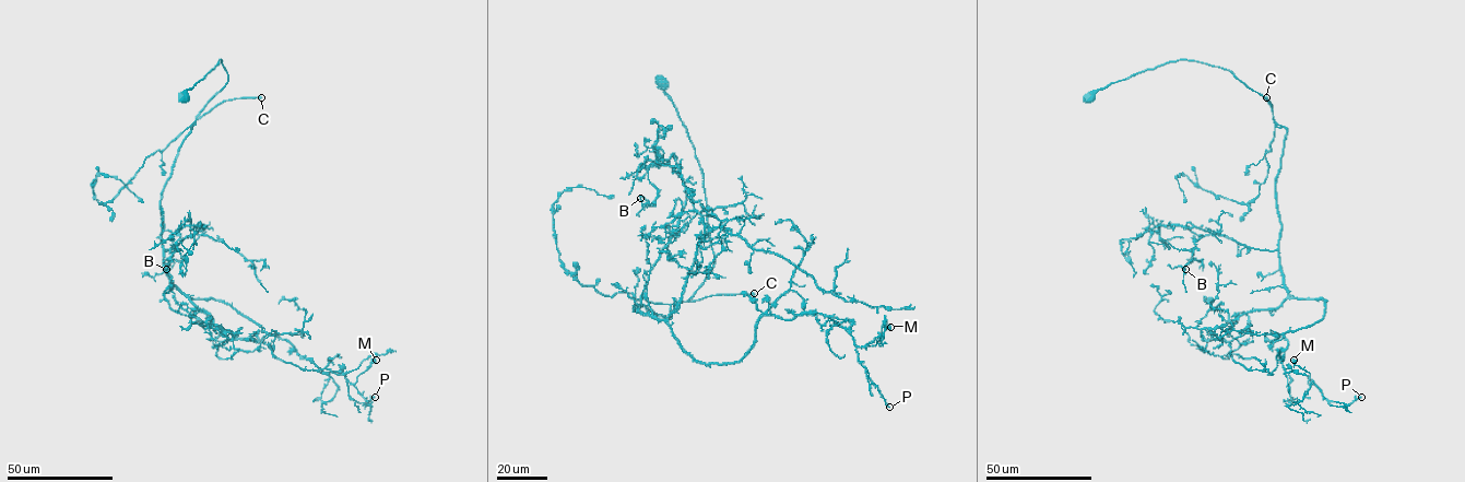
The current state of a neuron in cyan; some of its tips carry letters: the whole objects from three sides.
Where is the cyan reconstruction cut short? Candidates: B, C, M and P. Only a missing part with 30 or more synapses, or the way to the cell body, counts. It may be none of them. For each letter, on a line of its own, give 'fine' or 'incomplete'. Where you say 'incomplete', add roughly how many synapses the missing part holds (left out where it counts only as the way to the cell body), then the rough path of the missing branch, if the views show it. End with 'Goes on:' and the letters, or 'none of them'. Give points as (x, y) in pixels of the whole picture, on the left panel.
B: fine
C: incomplete; 120 synapses
M: fine
P: fine
Goes on: C

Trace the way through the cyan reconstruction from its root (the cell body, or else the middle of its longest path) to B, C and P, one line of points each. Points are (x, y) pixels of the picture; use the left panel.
B: (184, 97), (221, 59), (227, 81), (161, 197), (162, 247), (203, 226), (173, 234), (166, 269)
C: (184, 97), (221, 59), (227, 81), (197, 119), (225, 101), (261, 97)
P: (184, 97), (221, 59), (227, 81), (197, 117), (161, 197), (169, 280), (343, 374), (357, 402), (375, 397)

